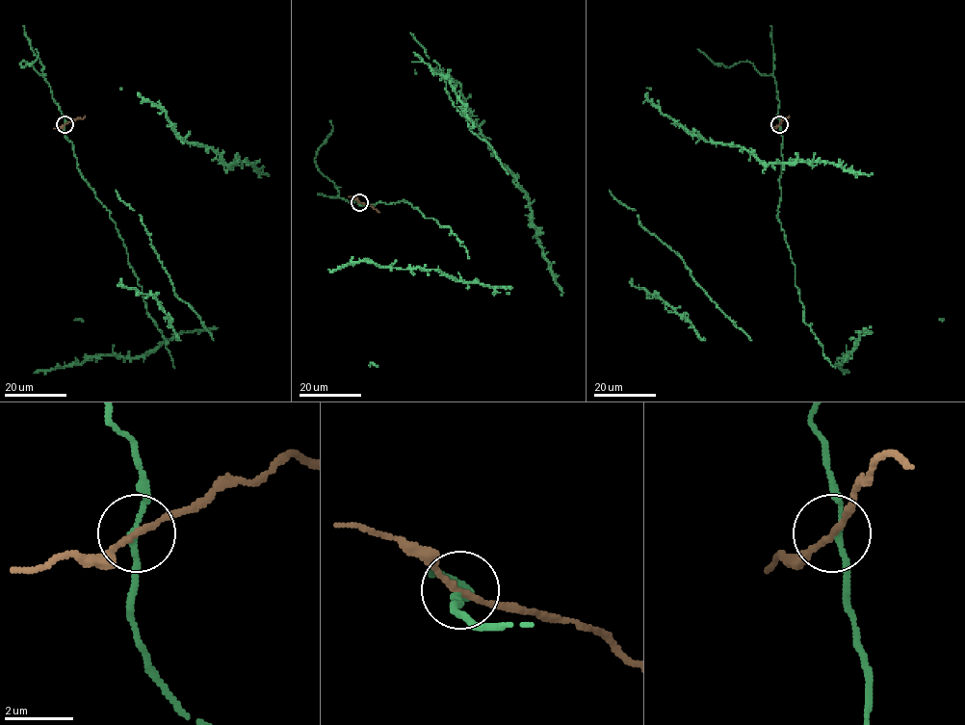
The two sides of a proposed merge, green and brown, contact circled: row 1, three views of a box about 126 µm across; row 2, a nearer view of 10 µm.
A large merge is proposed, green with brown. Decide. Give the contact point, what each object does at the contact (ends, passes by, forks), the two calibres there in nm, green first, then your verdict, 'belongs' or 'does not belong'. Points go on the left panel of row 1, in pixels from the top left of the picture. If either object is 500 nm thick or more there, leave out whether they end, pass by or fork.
place (65, 124); green passes by; brown passes by; calibres 150 and 160 nm; does not belong

